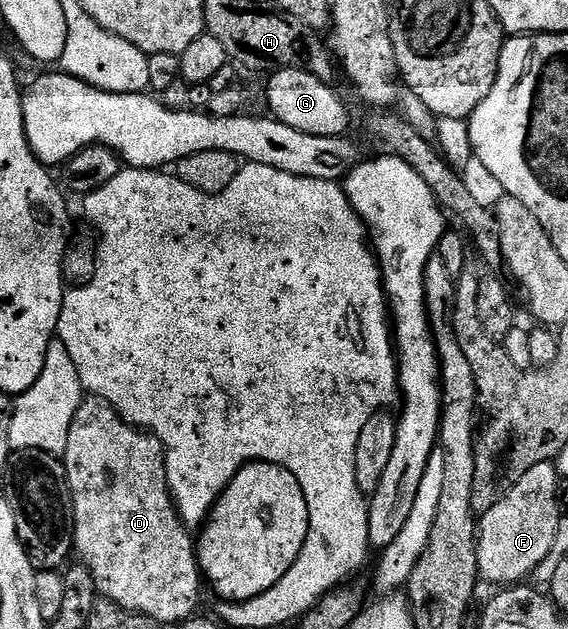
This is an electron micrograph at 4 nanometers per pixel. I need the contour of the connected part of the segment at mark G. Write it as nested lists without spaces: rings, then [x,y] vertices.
[[[304,68],[275,71],[266,83],[266,103],[270,106],[269,114],[279,119],[284,125],[292,125],[292,129],[300,129],[300,133],[308,133],[312,137],[345,136],[350,127],[350,111],[342,104],[331,84],[320,81]]]

